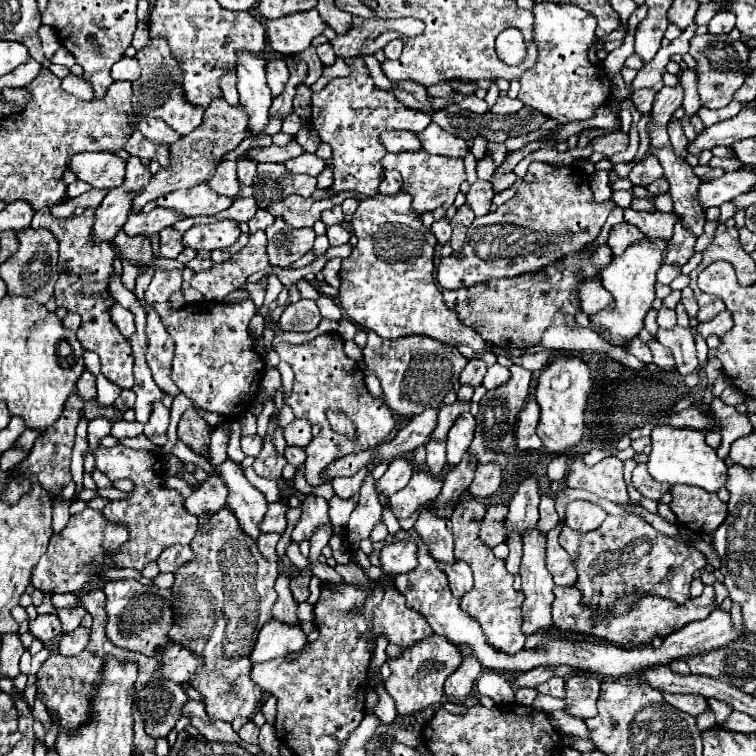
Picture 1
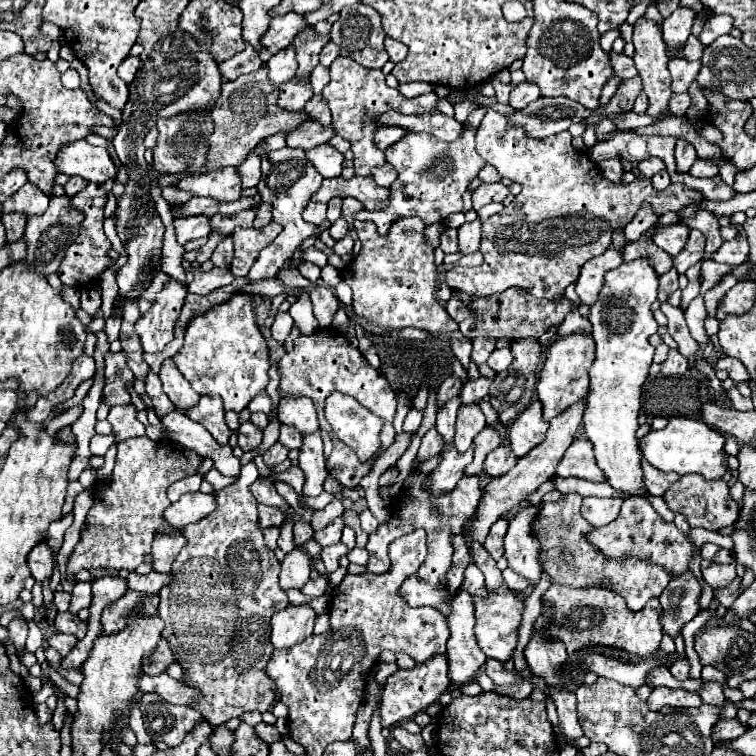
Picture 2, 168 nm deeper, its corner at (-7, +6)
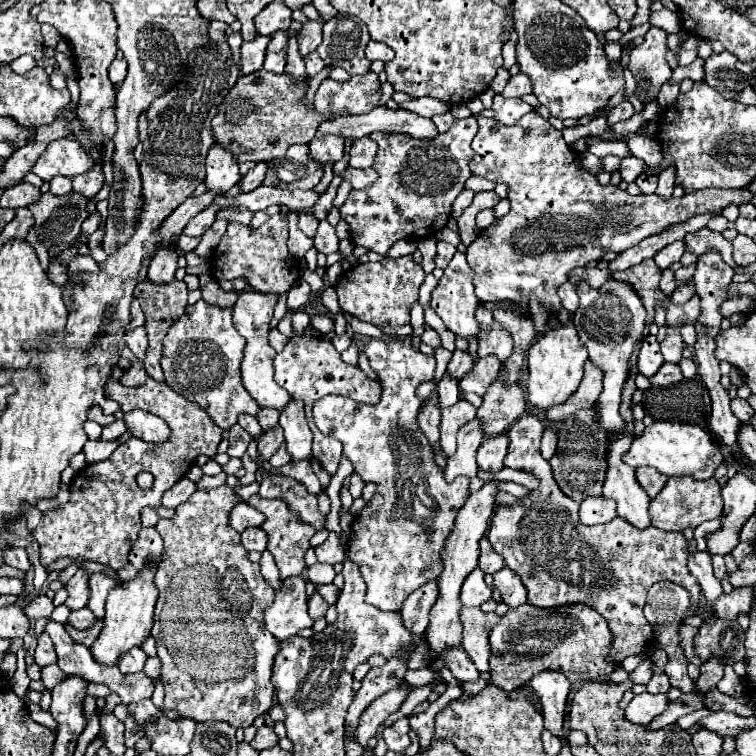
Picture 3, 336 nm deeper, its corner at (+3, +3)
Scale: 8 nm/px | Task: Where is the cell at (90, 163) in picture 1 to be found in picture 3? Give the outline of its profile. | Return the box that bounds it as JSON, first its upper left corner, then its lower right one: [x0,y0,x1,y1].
[34,139,94,181]

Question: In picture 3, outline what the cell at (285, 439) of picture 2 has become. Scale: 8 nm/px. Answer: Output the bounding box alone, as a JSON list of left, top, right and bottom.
[256,407,280,431]

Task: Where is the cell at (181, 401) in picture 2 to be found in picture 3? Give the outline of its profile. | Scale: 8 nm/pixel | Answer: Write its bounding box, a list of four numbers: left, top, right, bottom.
[134,281,188,381]

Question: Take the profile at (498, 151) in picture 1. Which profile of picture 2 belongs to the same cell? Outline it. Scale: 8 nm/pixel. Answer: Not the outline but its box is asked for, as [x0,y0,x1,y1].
[448,110,704,300]

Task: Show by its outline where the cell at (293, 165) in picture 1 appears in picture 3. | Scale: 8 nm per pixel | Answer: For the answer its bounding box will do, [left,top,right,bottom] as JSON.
[310,135,344,167]

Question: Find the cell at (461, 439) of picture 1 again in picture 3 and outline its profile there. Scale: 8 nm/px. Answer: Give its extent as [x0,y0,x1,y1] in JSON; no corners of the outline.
[440,399,476,455]

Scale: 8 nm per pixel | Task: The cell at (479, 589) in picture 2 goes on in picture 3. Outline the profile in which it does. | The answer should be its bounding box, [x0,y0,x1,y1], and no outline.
[460,569,492,607]

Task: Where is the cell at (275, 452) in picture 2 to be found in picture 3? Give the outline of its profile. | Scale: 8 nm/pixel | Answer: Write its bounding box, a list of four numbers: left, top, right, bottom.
[258,427,284,463]

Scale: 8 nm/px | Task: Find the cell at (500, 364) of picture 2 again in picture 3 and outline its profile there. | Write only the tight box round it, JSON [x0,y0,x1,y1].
[478,323,512,361]

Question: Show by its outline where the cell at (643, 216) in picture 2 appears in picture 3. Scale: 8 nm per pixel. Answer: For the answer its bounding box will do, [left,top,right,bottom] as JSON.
[570,259,610,287]

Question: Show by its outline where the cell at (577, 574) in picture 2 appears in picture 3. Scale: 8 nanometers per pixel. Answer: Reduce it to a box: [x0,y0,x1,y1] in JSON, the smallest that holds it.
[488,413,700,663]

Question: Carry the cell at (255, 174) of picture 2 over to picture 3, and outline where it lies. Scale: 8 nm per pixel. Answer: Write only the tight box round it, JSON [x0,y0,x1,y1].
[240,163,268,193]

